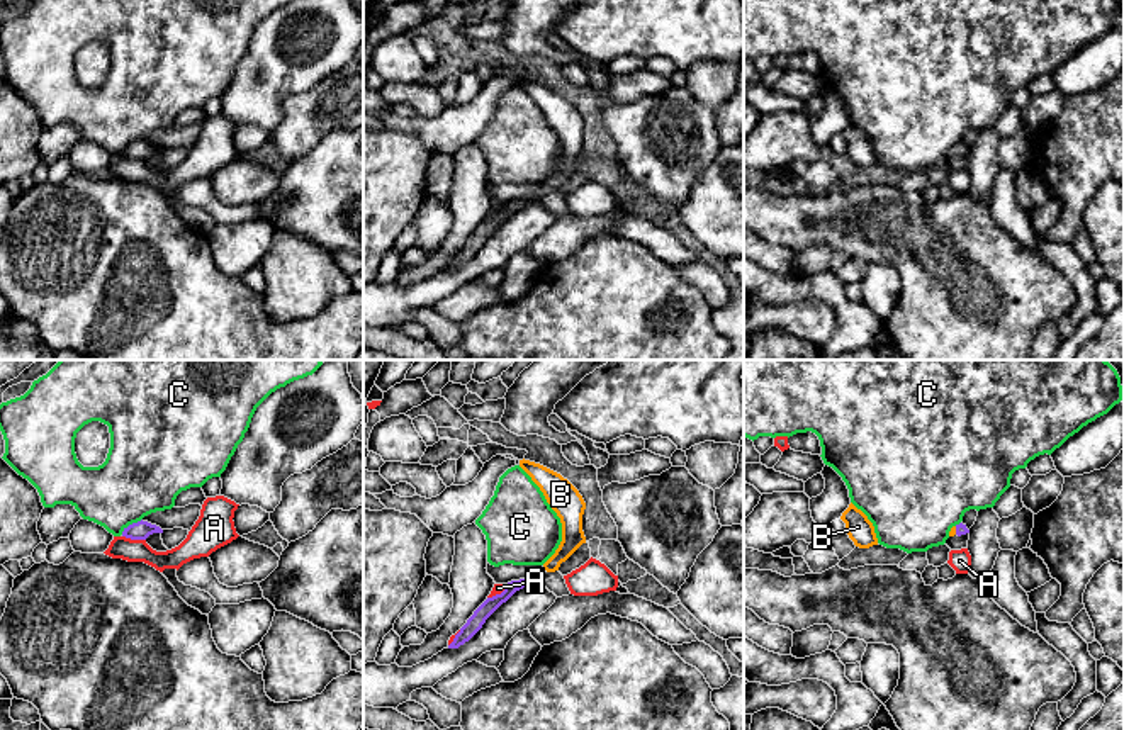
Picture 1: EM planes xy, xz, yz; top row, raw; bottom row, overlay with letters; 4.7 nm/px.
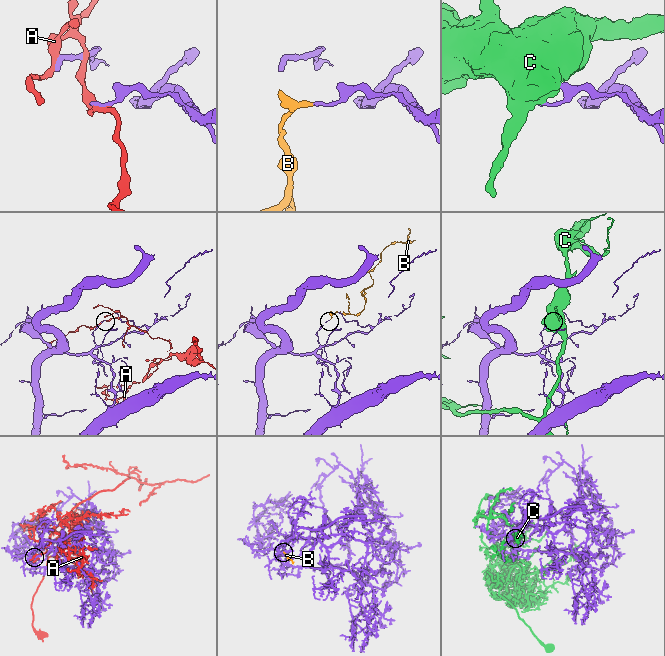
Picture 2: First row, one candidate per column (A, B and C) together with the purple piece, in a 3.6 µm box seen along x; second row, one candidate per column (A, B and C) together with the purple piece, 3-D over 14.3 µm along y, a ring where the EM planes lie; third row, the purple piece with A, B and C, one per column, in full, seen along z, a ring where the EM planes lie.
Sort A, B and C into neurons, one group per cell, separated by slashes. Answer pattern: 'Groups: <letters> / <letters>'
Groups: A / B / C

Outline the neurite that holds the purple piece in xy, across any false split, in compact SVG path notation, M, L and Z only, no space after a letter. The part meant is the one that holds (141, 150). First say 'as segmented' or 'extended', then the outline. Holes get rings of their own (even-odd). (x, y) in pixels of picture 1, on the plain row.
as segmented; M141 139L124 148L122 156L131 160L146 160L153 153L163 153L163 149L156 144Z

